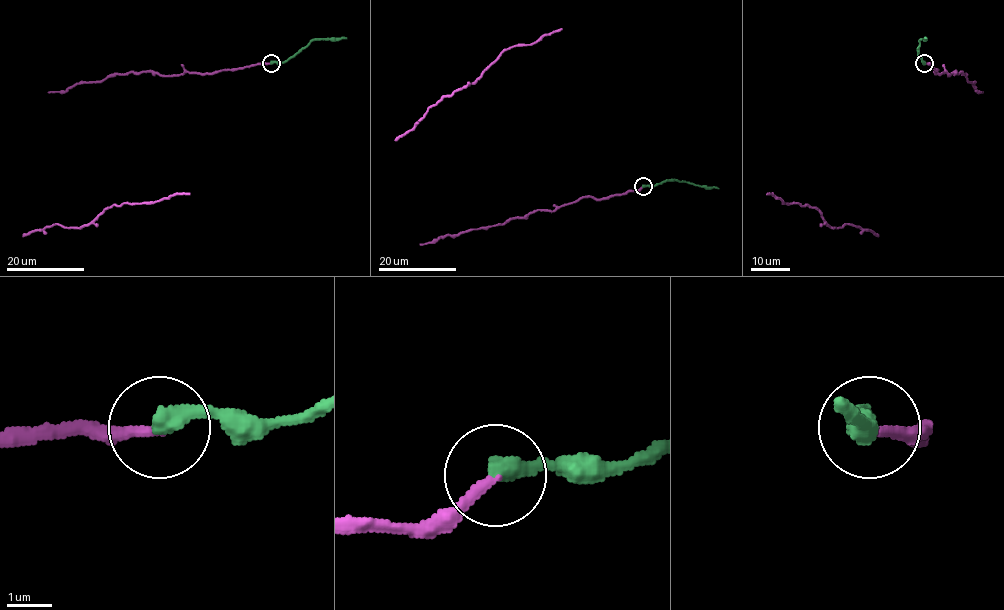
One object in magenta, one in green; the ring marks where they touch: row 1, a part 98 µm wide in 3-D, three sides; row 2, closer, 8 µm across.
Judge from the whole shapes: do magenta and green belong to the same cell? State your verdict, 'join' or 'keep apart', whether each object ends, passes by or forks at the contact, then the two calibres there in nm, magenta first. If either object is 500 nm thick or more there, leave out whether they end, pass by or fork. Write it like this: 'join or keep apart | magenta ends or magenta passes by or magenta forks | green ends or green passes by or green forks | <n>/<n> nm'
join | magenta ends | green ends | 240/440 nm

